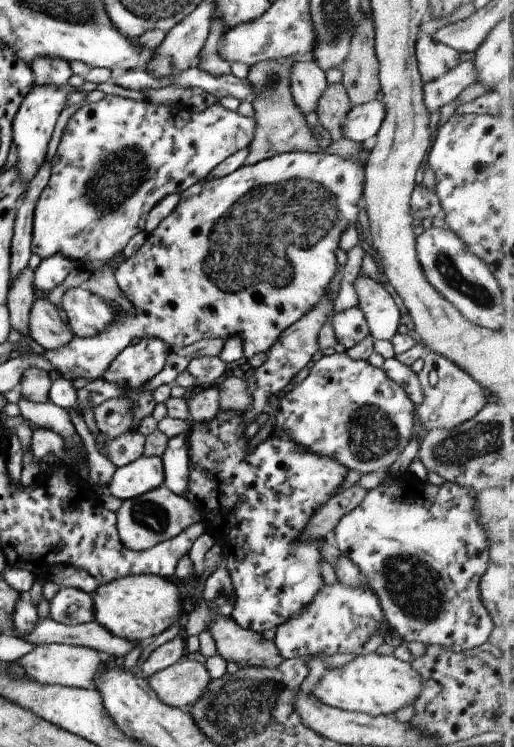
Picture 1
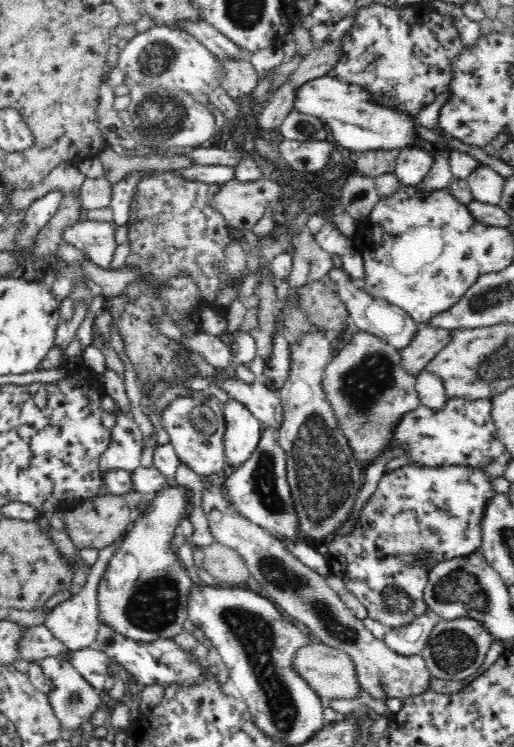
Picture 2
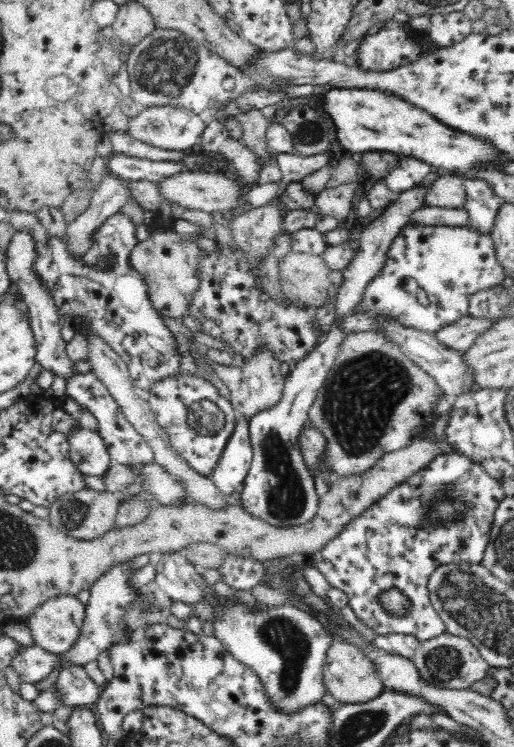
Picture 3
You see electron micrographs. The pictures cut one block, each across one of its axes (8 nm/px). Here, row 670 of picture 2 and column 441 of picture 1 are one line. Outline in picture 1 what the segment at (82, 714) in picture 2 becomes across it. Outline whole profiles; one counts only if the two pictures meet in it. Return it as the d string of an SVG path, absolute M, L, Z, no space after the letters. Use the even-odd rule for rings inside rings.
M428 34L417 38L415 50L418 72L423 83L440 78L466 57L444 43L438 43Z

